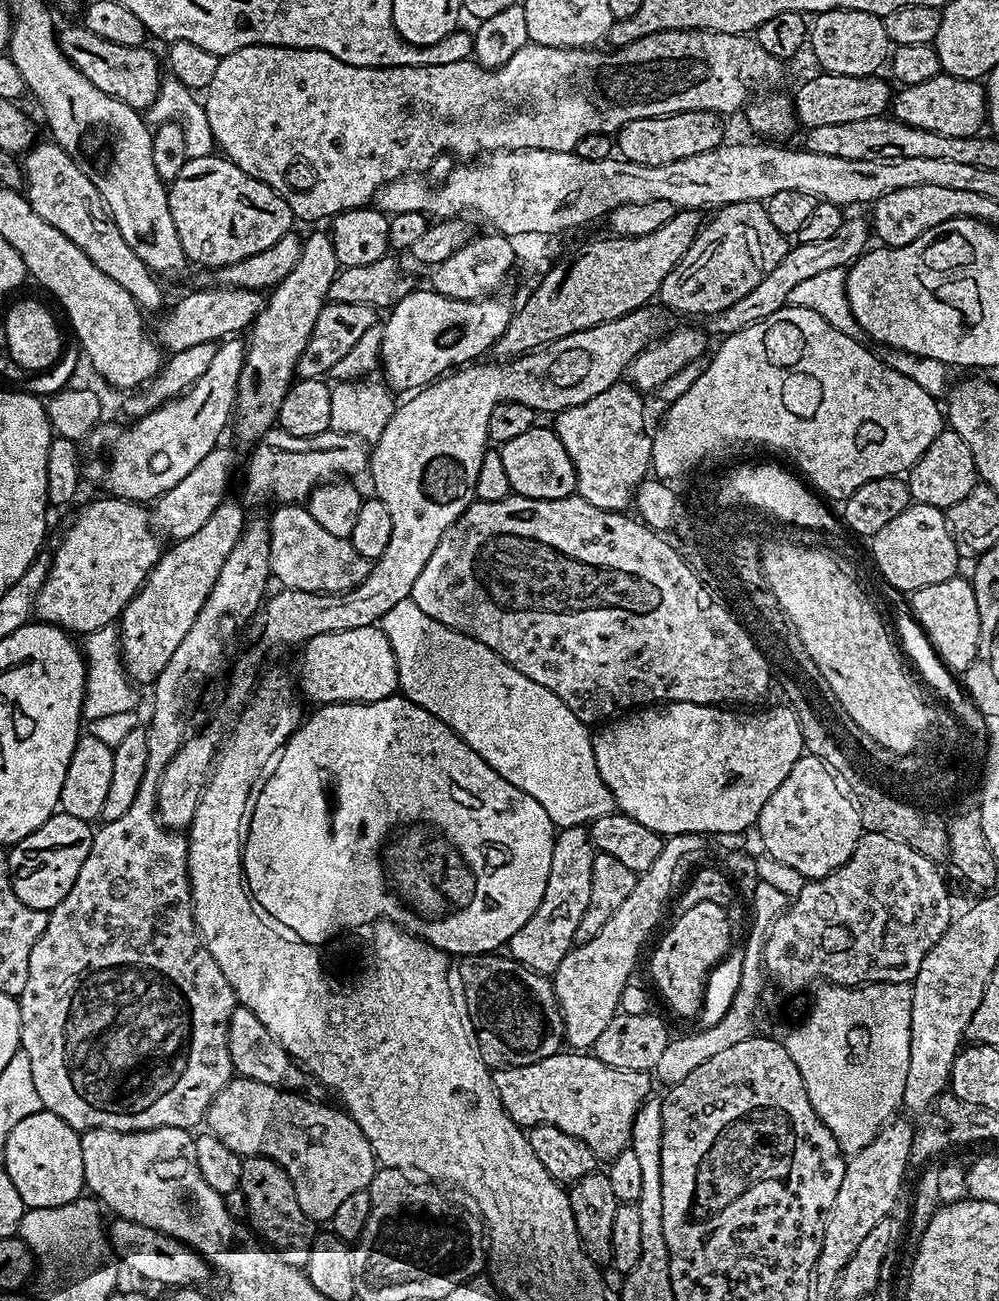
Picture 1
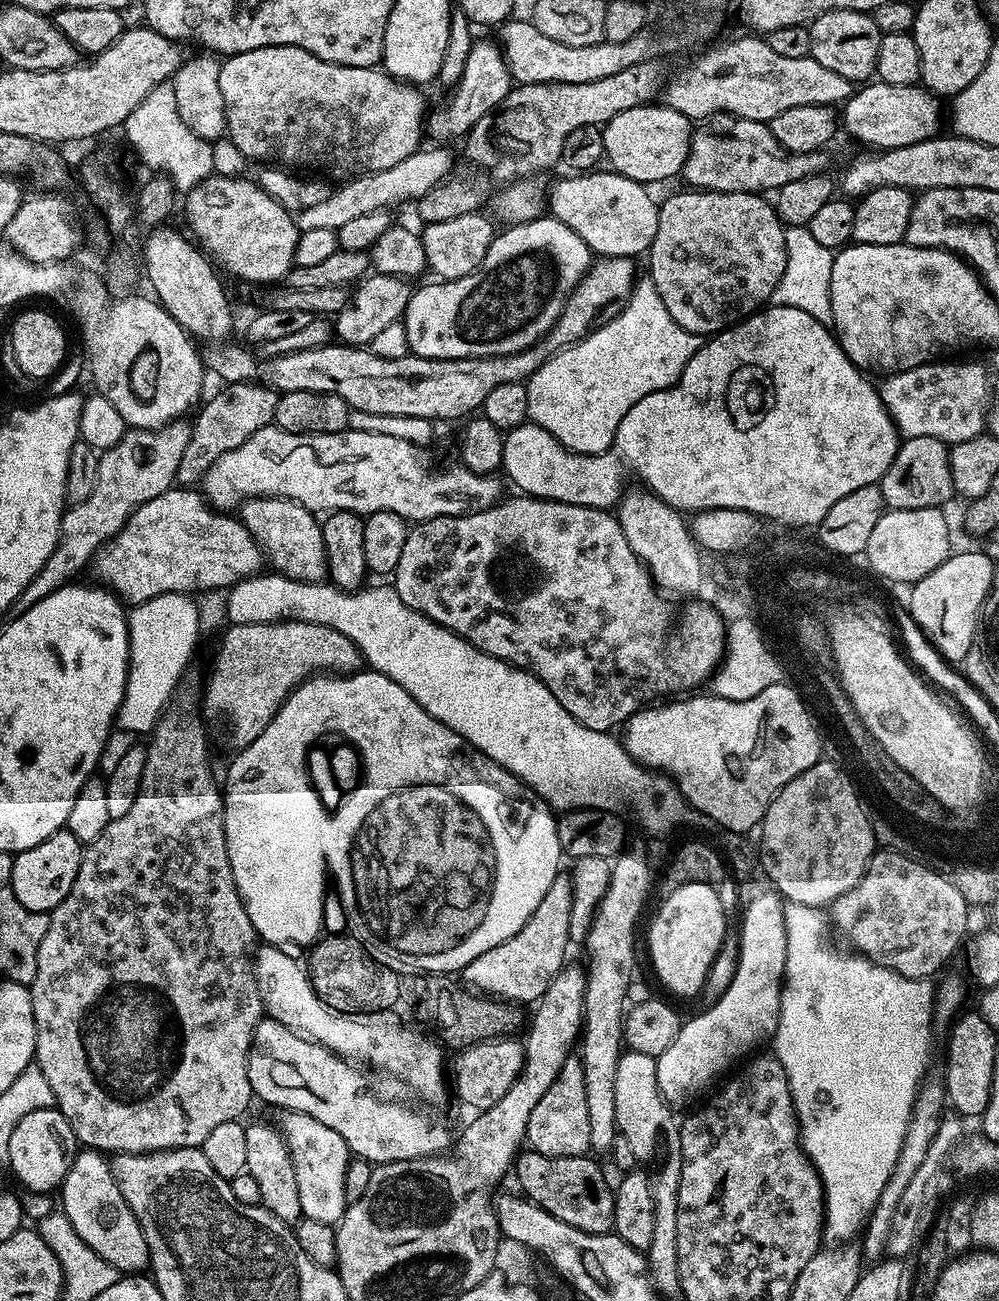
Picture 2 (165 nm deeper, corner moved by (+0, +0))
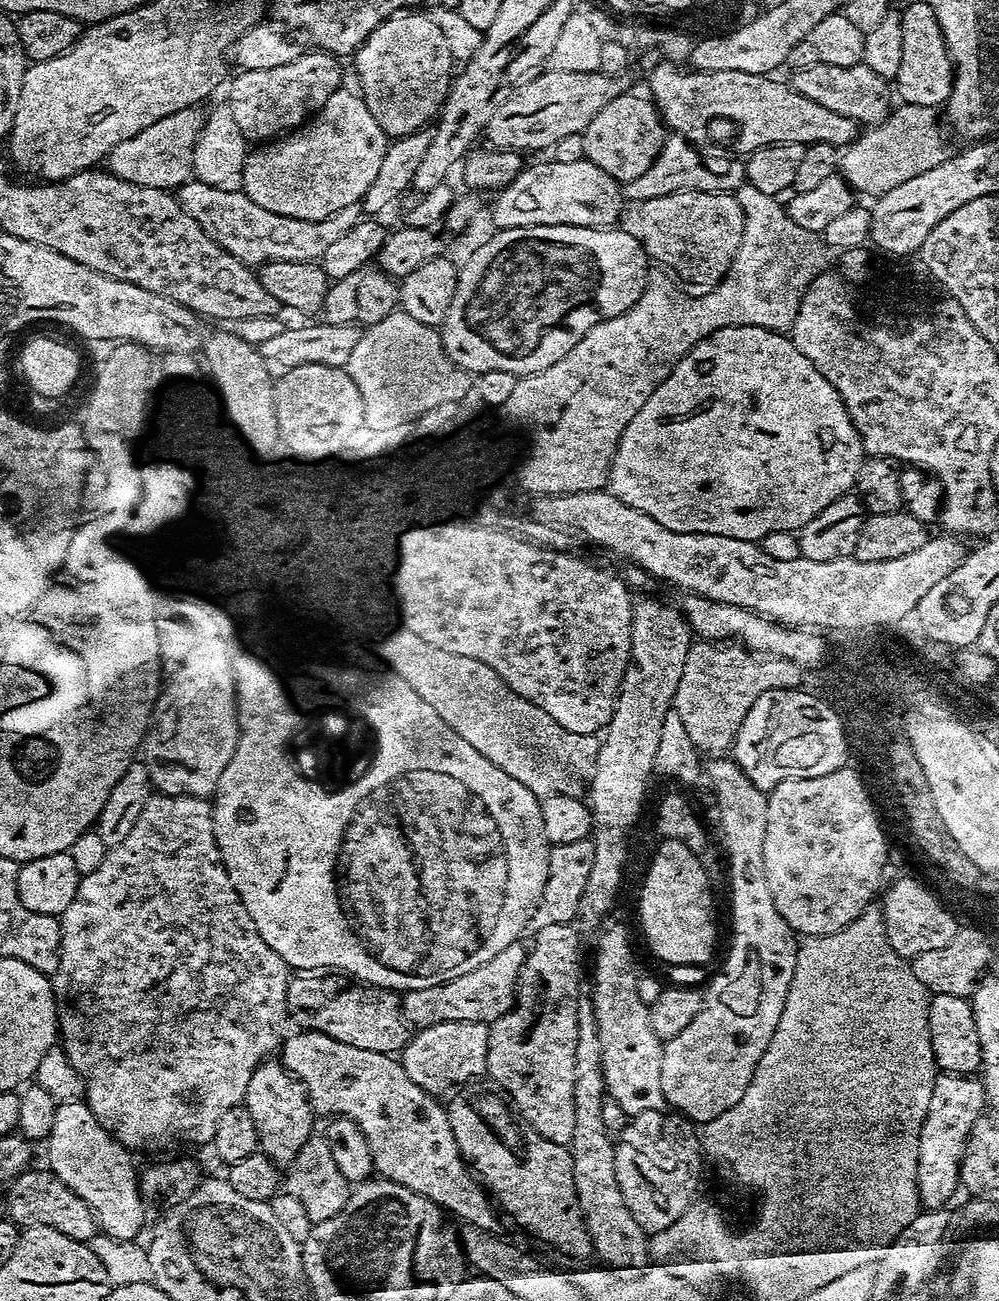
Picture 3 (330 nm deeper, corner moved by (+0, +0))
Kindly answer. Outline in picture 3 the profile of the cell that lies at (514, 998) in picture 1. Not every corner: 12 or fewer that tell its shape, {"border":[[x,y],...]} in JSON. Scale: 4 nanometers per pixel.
{"border":[[293,975],[287,1019],[358,1050],[399,1054],[410,1028],[393,989],[327,996]]}

